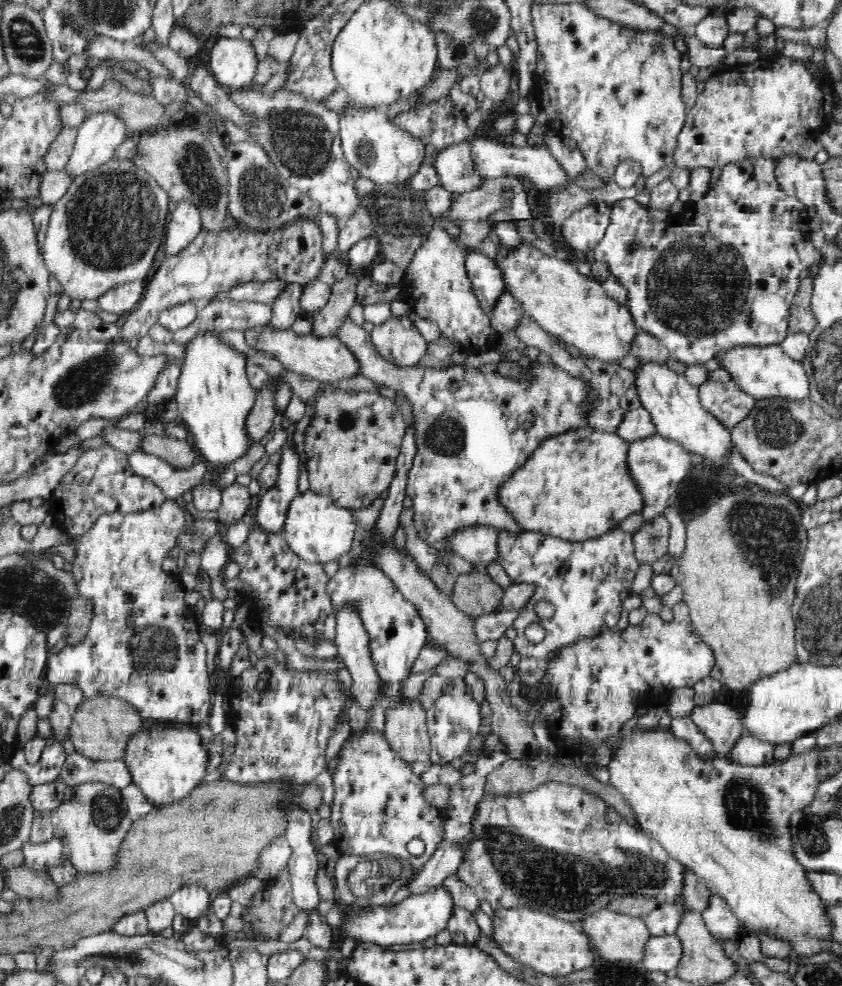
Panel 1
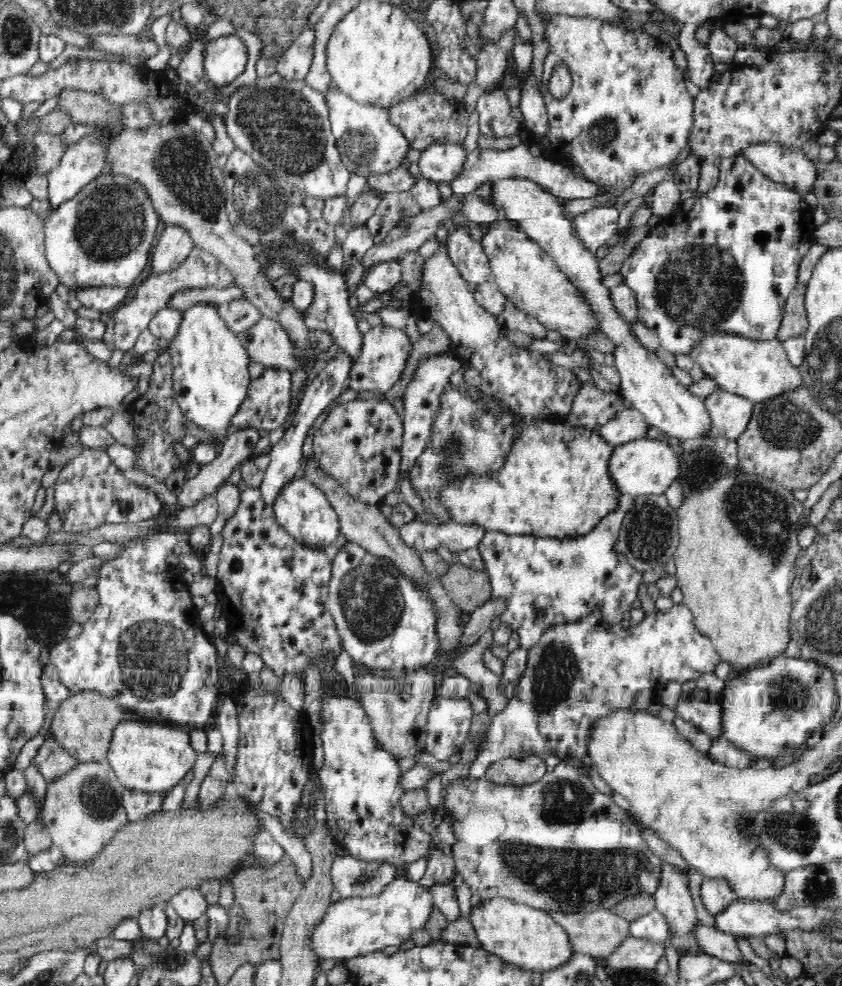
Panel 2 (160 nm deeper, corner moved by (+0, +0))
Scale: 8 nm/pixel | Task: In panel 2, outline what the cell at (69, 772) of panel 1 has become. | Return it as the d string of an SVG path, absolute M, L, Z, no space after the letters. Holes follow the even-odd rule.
M50 732L44 736L44 744L40 746L36 756L32 758L32 763L40 767L46 782L56 782L68 772L72 772L81 762L72 756L68 750L64 749Z

